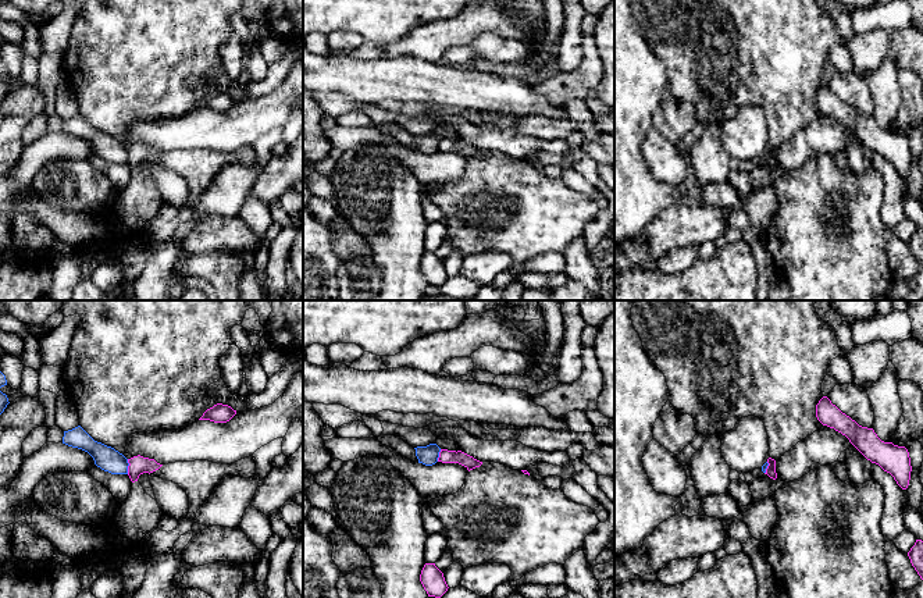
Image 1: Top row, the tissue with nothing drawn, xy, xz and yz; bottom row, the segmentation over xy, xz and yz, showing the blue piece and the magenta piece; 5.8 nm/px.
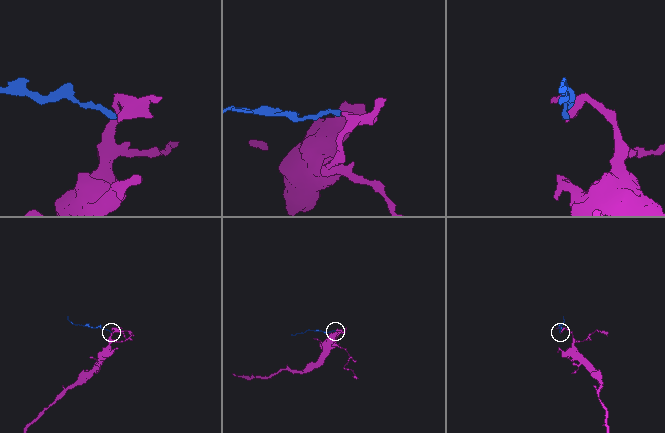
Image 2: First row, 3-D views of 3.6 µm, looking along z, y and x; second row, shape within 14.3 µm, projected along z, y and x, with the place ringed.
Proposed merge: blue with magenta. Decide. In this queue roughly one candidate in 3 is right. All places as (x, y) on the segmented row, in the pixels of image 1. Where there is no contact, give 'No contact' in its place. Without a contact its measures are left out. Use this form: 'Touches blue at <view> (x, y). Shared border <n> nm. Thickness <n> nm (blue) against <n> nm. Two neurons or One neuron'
Touches blue at xy (128, 465). Shared border 90 nm. Thickness 140 nm (blue) against 110 nm. Two neurons

